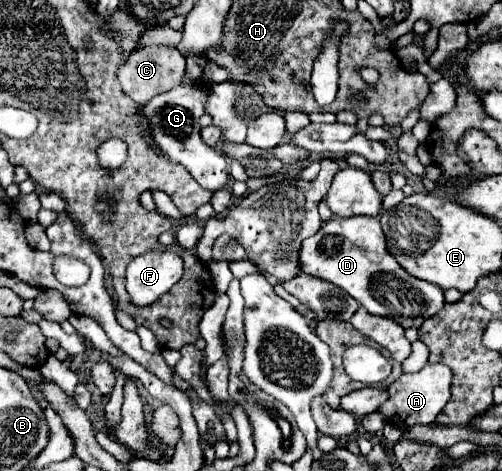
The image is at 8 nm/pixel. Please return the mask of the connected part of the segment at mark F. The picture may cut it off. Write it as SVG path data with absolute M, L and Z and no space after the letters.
M170 250L136 256L126 270L126 290L130 302L146 308L166 294L182 278L182 258Z

